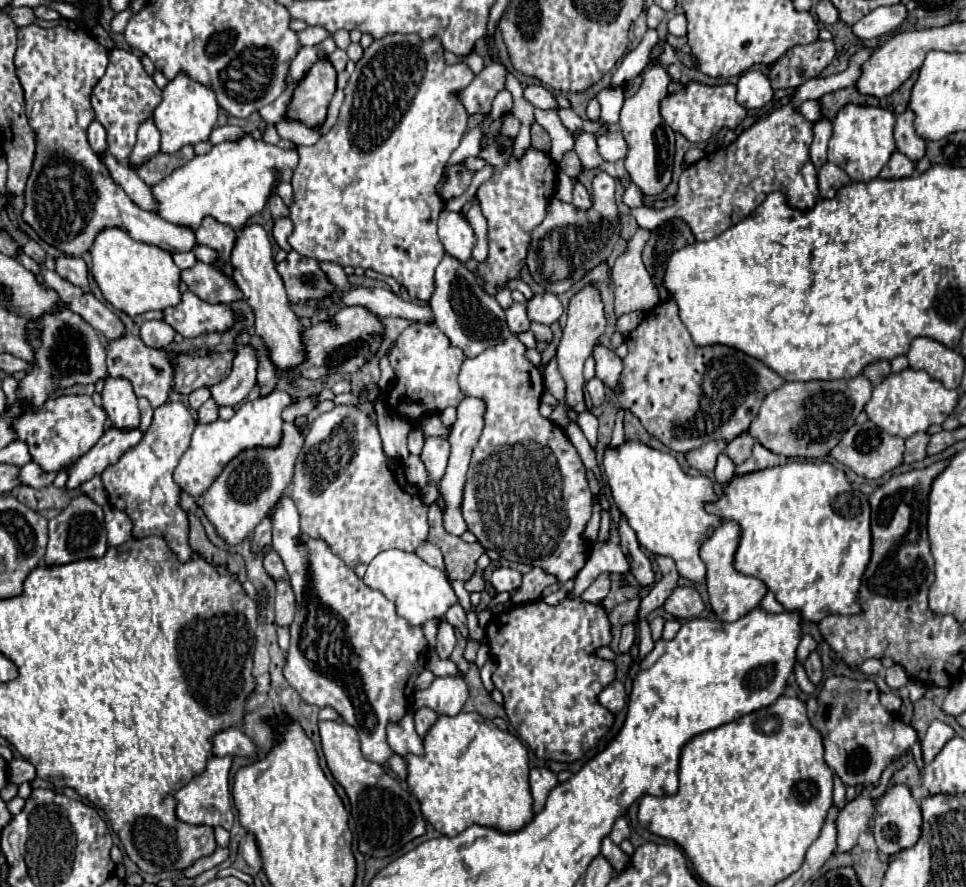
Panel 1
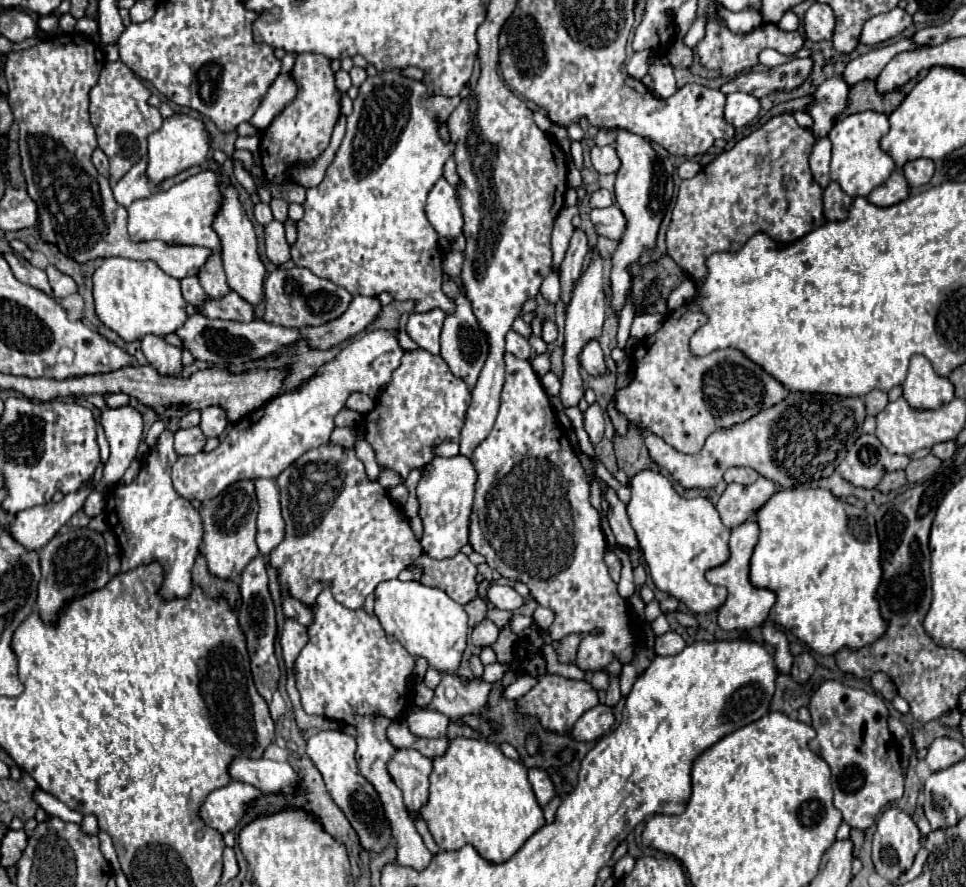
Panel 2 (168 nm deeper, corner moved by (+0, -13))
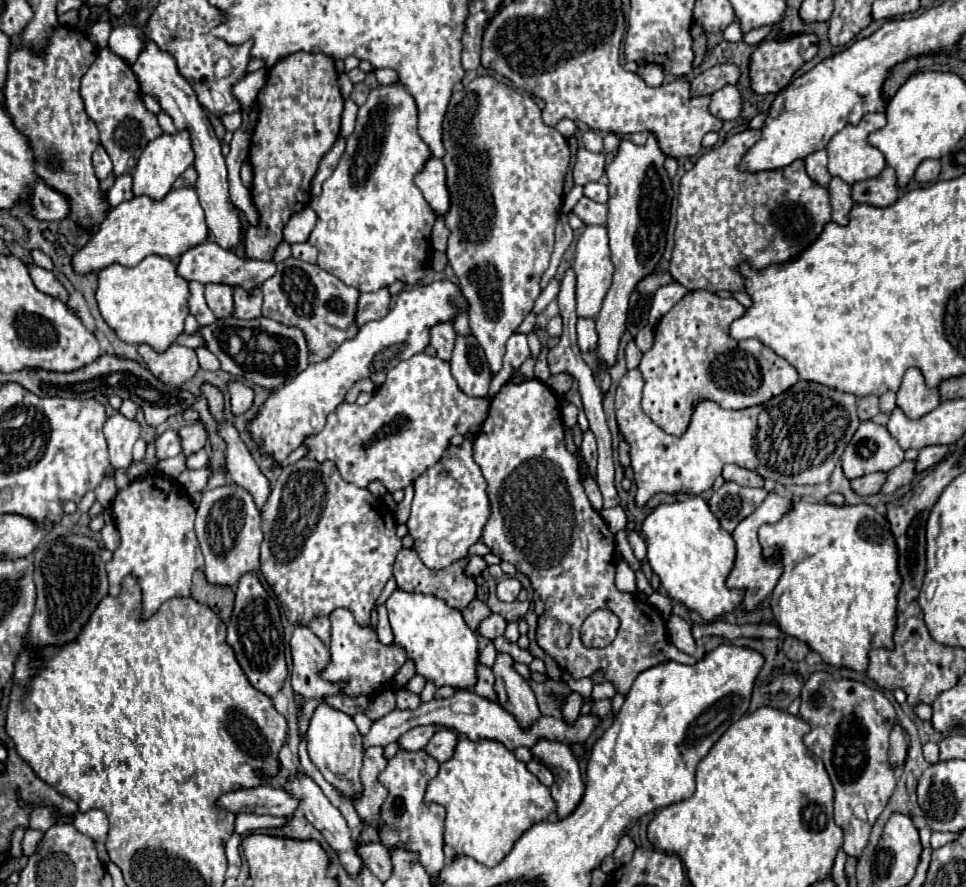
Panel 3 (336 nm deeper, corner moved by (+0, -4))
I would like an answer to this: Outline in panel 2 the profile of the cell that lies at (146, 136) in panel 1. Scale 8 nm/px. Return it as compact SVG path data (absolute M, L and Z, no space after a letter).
M146 161L136 163L114 187L114 199L122 205L128 207L136 199L146 199L152 195L152 187L146 179Z

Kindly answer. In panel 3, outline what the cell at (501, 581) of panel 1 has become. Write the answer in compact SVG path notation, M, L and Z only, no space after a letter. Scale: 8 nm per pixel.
M502 578L498 582L498 598L502 602L514 602L518 598L520 590L522 590L522 586L516 578Z

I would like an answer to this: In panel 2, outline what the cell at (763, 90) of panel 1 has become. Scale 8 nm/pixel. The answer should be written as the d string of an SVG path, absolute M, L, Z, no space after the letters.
M732 93L726 95L726 107L724 107L724 119L732 127L742 127L750 123L760 111L760 101L748 93Z

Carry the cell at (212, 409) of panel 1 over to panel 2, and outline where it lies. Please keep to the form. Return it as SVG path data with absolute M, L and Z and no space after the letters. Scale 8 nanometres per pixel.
M190 427L190 429L178 429L174 433L174 451L178 455L196 455L202 451L206 439L200 431L200 427Z

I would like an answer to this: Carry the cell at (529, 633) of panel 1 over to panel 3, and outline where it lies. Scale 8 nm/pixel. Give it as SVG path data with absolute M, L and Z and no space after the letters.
M570 692L570 694L564 698L564 706L560 708L564 720L566 720L566 722L574 722L574 720L580 716L582 704L584 704L584 698L582 698L578 692Z

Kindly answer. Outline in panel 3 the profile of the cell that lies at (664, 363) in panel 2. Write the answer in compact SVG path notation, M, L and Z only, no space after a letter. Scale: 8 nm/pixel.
M706 290L688 292L656 326L654 346L642 354L638 370L644 378L642 410L666 434L682 436L694 404L712 400L722 408L742 410L764 404L798 382L796 370L760 340L732 340L728 326L744 306Z

